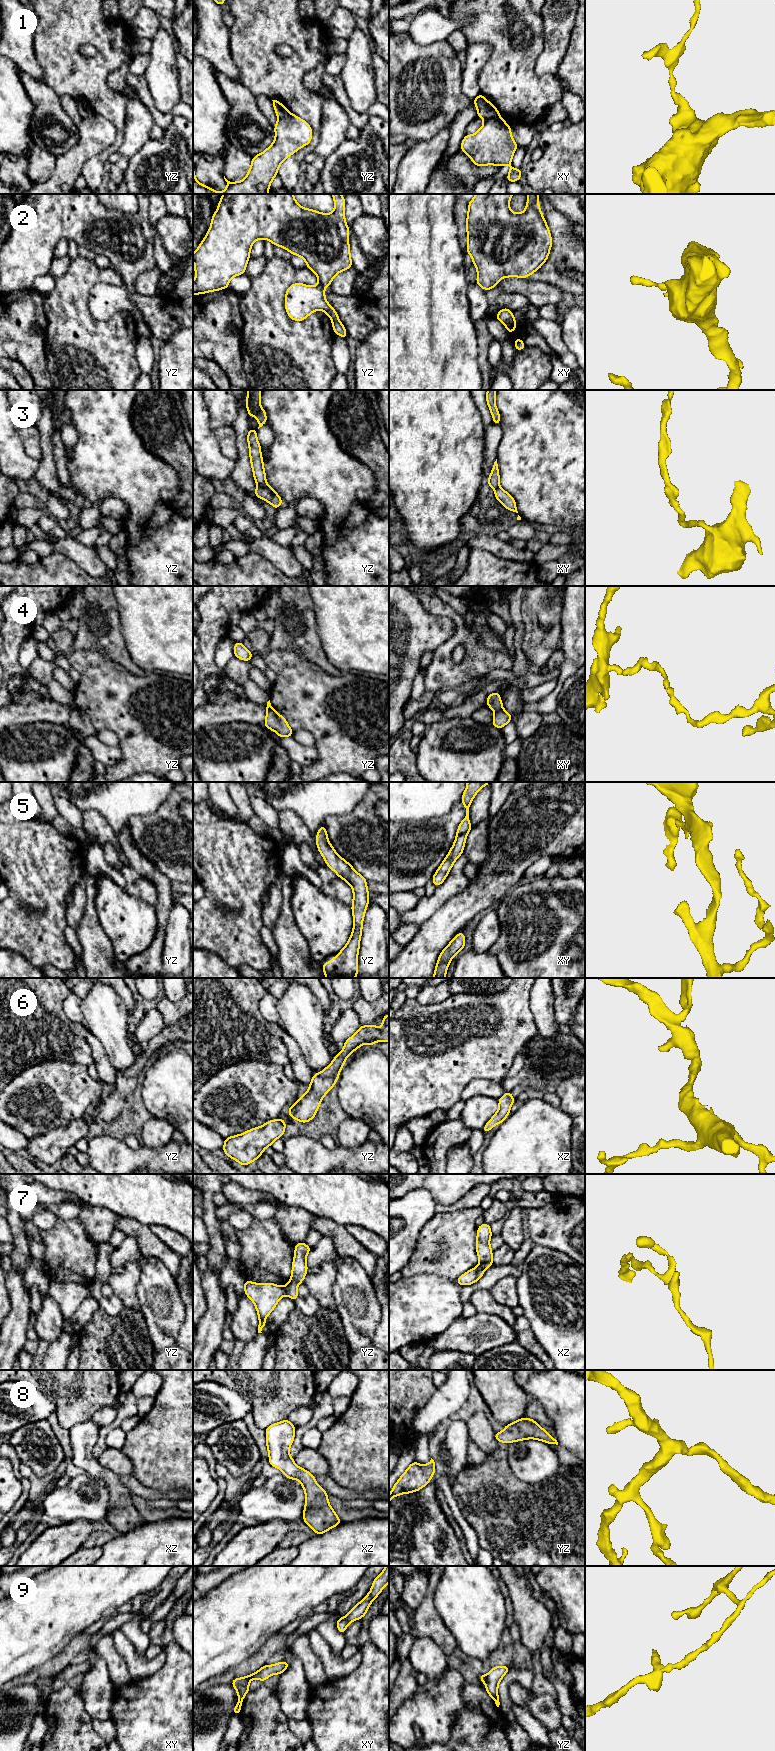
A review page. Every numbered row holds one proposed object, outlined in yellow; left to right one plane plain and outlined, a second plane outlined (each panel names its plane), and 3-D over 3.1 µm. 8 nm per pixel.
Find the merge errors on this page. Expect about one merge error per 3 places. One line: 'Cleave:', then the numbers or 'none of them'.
Cleave: 1, 2, 3, 4, 7, 9

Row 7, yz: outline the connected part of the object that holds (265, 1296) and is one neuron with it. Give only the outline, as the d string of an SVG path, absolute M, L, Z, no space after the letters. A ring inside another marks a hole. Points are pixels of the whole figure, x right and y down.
M245 1280L244 1290L245 1295L256 1307L259 1318L258 1333L262 1333L267 1316L273 1311L278 1301L287 1295L286 1286L278 1286L271 1282L258 1284Z

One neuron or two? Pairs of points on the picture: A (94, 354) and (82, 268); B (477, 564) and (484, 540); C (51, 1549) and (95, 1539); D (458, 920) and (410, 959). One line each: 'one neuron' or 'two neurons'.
A: one neuron
B: two neurons
C: two neurons
D: one neuron

